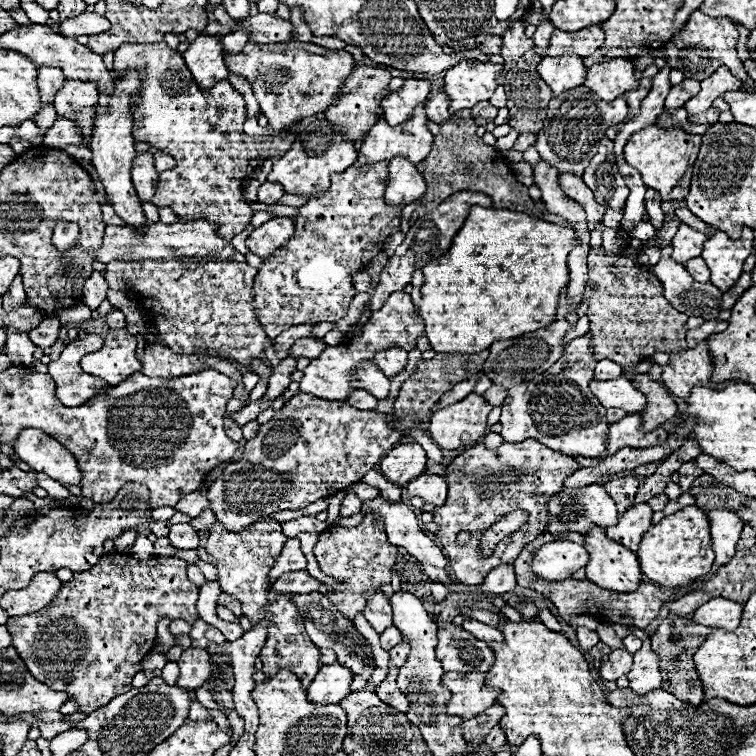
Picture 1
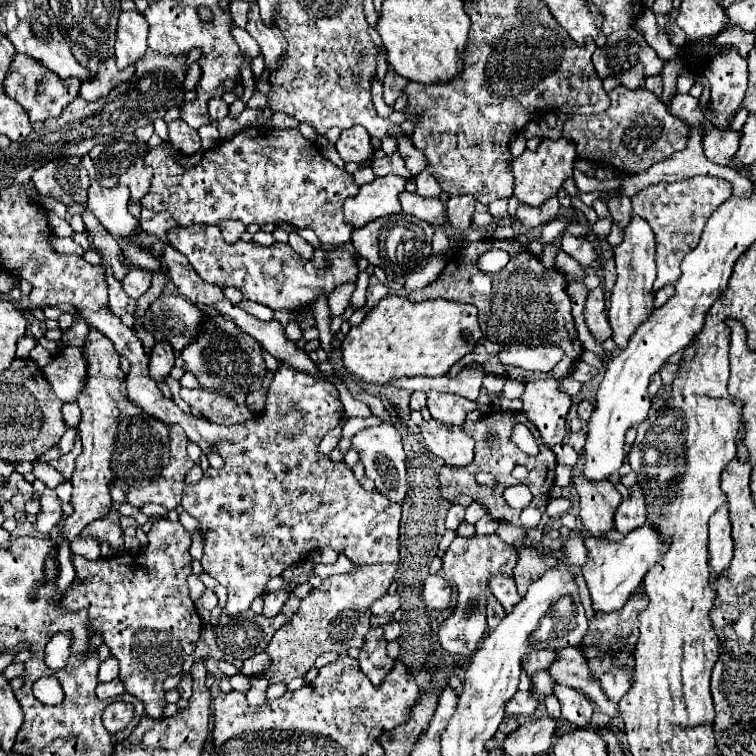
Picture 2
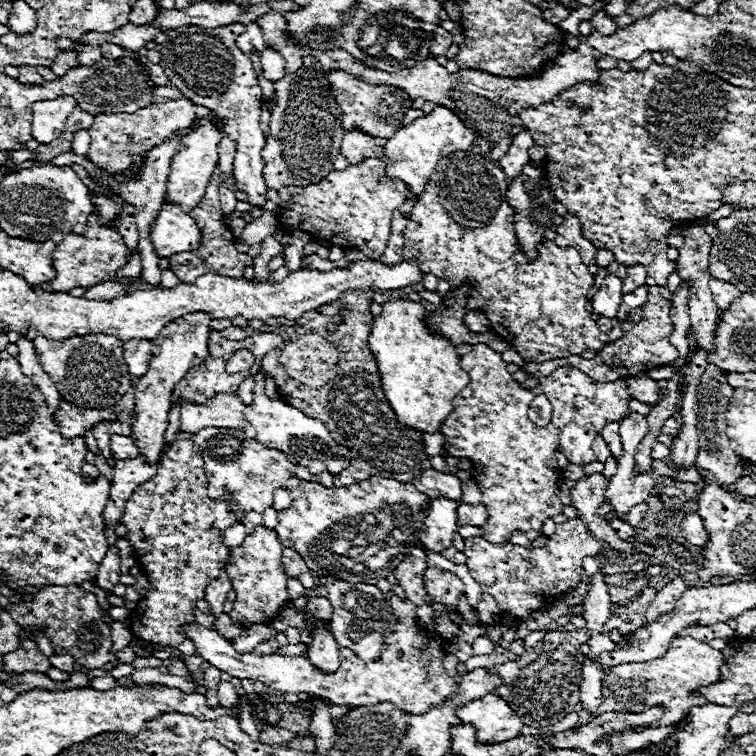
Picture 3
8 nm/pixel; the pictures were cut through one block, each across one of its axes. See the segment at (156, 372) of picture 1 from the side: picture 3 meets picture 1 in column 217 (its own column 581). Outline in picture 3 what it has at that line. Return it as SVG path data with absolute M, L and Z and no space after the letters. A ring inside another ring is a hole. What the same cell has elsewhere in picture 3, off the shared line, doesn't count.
M652 286L650 294L648 294L648 302L638 310L630 310L626 322L622 322L624 336L610 342L608 346L604 346L596 354L594 360L584 360L580 356L580 358L556 358L556 360L548 360L548 362L526 362L522 366L522 370L536 376L536 378L542 378L542 376L552 374L558 368L572 366L572 368L578 368L578 370L586 372L594 380L616 382L620 378L632 378L640 372L648 372L652 368L670 366L678 358L678 350L670 344L670 334L674 332L674 324L670 320L670 296L672 294L666 286ZM642 314L644 314L644 320L640 318Z

